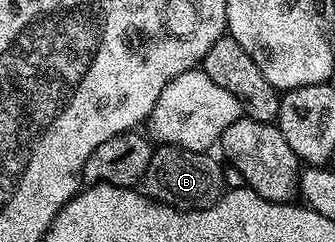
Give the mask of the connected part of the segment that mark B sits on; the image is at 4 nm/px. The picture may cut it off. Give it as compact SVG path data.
M165 144L152 151L141 191L159 204L168 204L170 208L180 208L183 212L196 212L199 208L213 206L222 198L225 191L223 164L207 152L194 152L178 148L176 144Z

